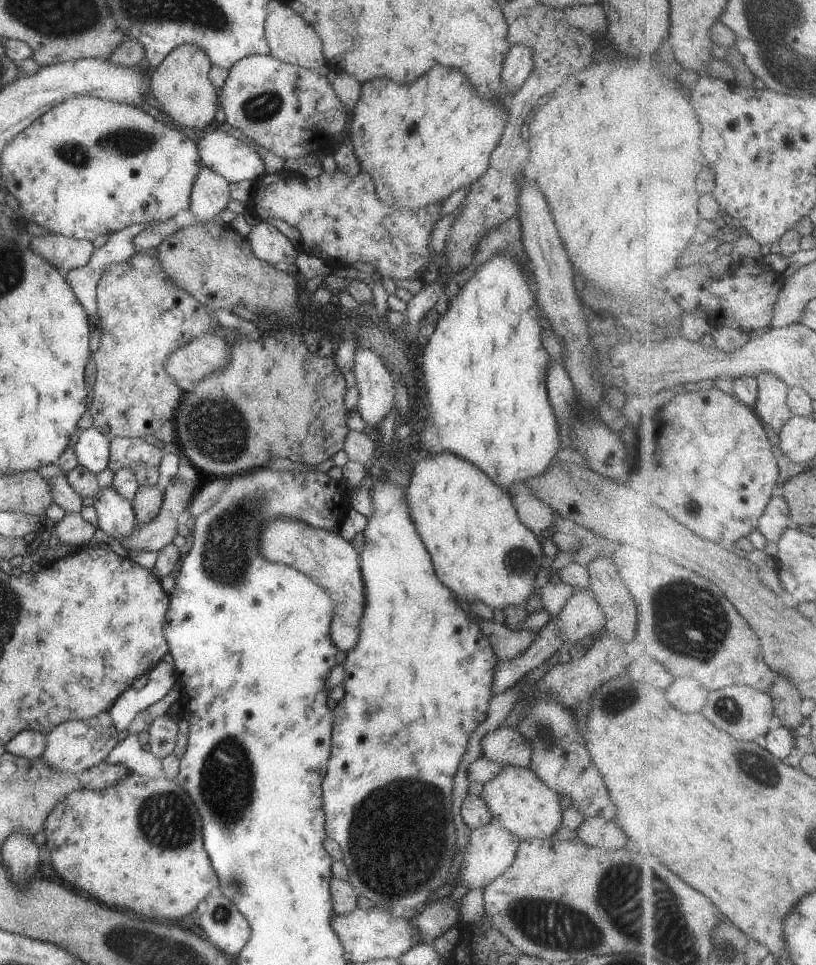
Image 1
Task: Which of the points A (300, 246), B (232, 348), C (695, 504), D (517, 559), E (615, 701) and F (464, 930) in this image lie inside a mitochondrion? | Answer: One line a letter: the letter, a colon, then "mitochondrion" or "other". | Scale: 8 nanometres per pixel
A: other
B: other
C: mitochondrion
D: mitochondrion
E: mitochondrion
F: other

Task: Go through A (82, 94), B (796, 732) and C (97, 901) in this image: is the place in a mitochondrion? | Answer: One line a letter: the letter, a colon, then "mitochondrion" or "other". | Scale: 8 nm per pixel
A: other
B: other
C: other

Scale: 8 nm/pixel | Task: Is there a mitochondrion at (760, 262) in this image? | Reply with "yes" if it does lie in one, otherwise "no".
no

